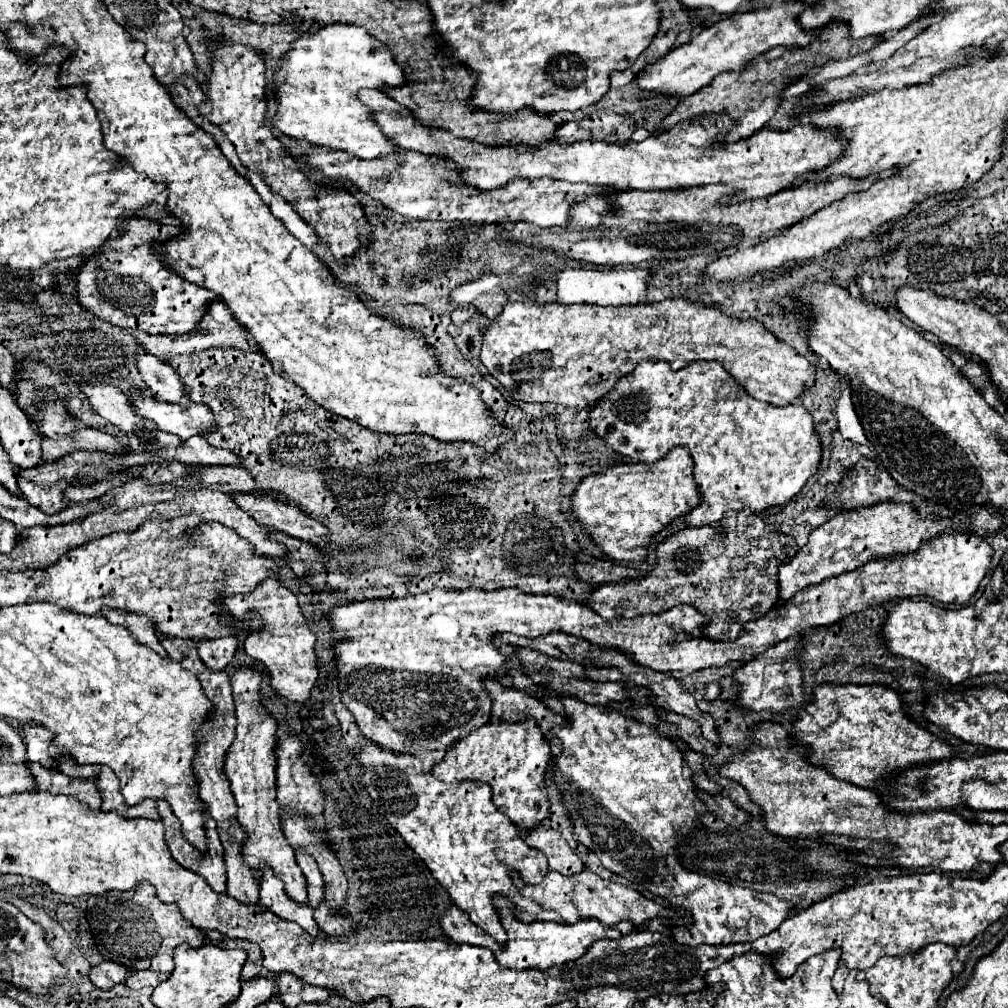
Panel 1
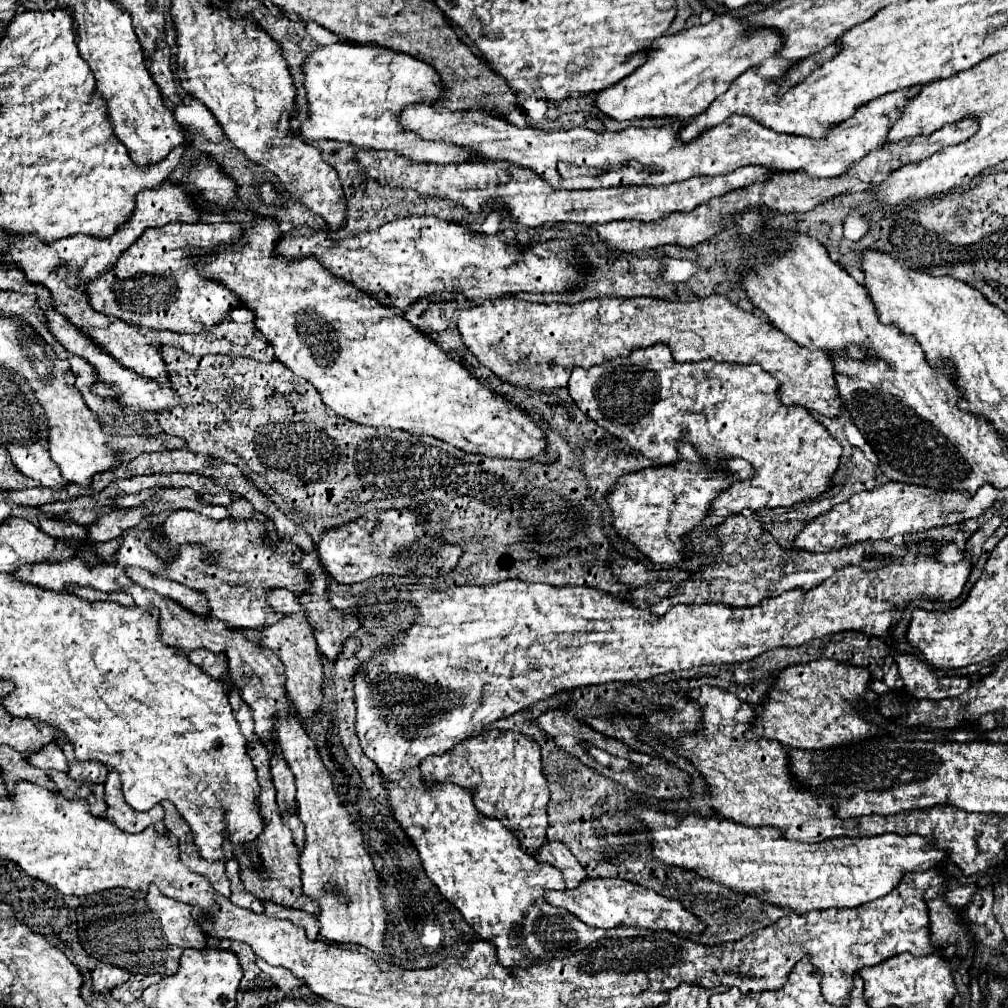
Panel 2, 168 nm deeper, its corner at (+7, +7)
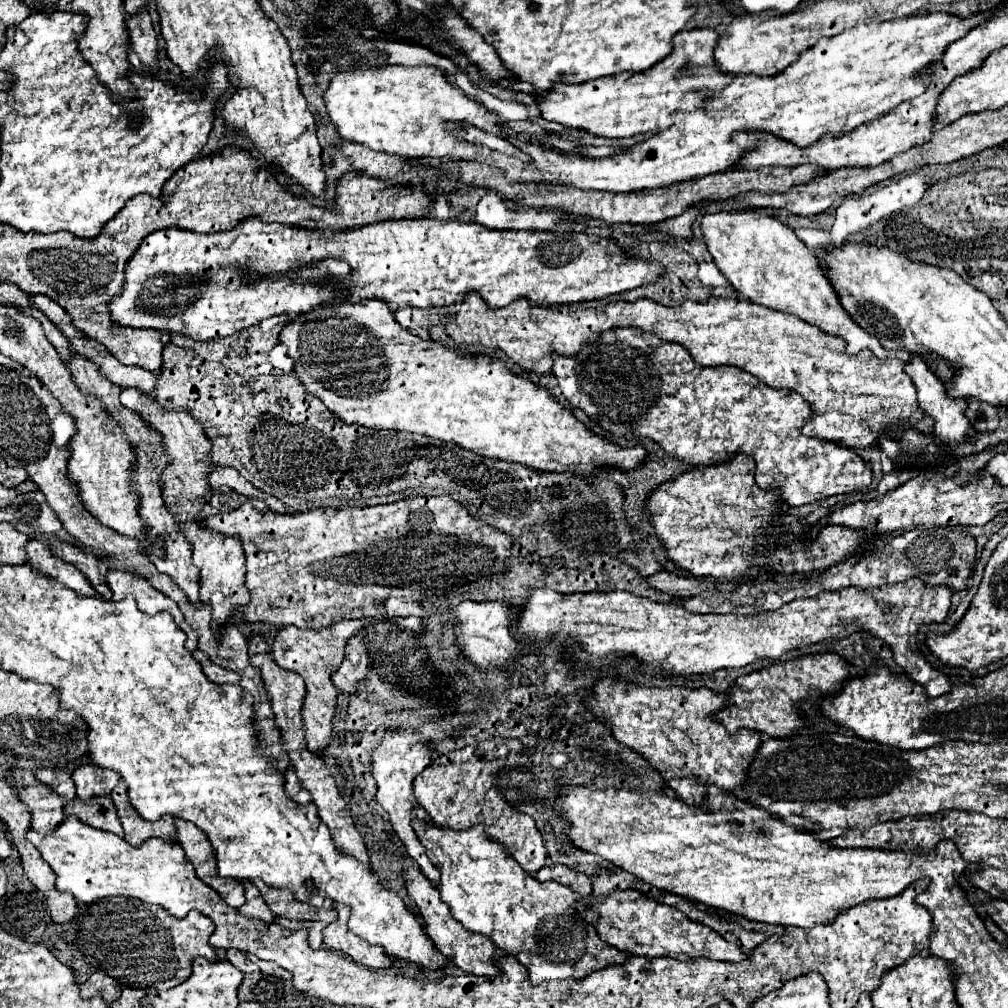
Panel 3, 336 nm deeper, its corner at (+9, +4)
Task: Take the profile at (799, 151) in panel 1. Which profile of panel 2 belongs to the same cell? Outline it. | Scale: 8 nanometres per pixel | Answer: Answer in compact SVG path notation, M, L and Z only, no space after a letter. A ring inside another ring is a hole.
M918 87L900 89L896 93L886 93L876 101L864 105L856 111L856 117L842 121L836 129L828 129L828 137L822 141L812 141L808 137L792 137L790 133L776 133L748 115L732 115L720 125L704 129L692 141L680 141L680 131L694 121L682 119L664 127L628 127L626 131L590 131L586 127L574 127L570 131L542 131L534 127L516 127L500 117L488 115L486 111L452 113L448 109L436 111L428 103L408 105L400 111L400 125L416 133L426 141L444 141L462 149L476 151L486 159L504 159L536 171L554 189L600 189L618 185L670 185L684 181L694 175L726 175L744 165L760 165L772 171L800 171L808 177L838 177L842 171L852 167L866 153L886 145L886 135L890 125L898 119L904 101L914 97ZM628 161L638 161L642 169L628 167ZM558 163L600 169L596 177L574 177L564 179L558 175Z

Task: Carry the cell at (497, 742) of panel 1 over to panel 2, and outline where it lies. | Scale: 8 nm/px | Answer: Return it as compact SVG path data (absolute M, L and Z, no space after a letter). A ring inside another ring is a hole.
M500 729L484 731L456 743L444 755L426 757L420 765L422 781L456 783L476 791L474 805L486 817L500 819L520 841L526 853L536 853L546 843L548 827L548 785L542 773L540 745L522 733L506 733Z

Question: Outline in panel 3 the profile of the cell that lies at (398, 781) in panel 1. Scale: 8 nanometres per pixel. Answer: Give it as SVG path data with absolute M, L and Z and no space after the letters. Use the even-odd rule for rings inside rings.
M422 820L414 822L414 830L426 848L426 856L440 870L440 896L450 906L452 916L470 932L490 936L498 948L518 958L528 972L532 984L546 980L582 980L590 972L610 964L622 964L626 958L614 948L606 948L600 938L584 938L582 922L576 922L576 902L580 896L558 882L538 882L514 862L500 844L486 836L482 824L468 830L446 830ZM572 930L572 932L570 932ZM580 932L580 936L570 936Z

